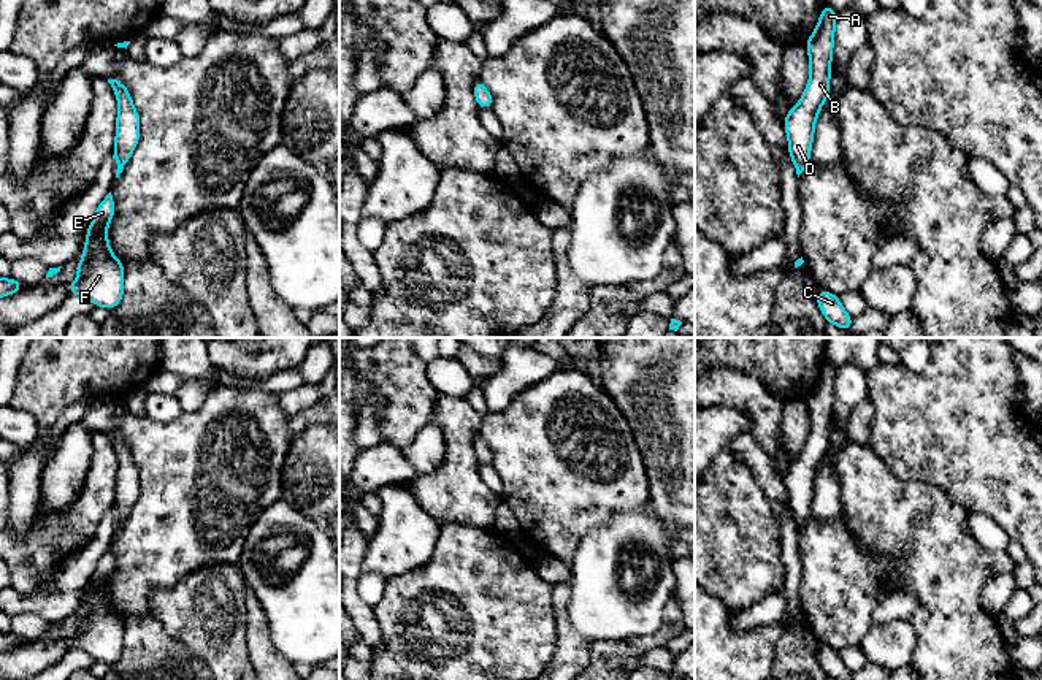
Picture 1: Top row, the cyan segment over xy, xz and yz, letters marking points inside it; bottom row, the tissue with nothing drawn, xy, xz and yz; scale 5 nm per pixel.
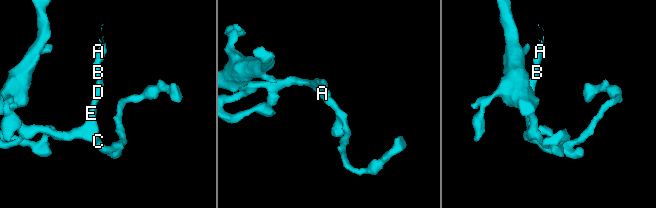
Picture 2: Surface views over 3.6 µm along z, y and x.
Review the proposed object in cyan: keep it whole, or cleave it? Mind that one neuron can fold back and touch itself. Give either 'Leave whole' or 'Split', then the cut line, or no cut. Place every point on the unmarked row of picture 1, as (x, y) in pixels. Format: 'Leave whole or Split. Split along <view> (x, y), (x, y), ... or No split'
Leave whole. No split

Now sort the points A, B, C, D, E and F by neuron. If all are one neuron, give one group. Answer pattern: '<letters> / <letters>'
A B C D E F

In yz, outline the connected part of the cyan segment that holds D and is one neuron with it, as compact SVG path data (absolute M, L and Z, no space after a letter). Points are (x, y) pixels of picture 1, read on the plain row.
M825 360L818 380L806 396L810 417L810 431L806 445L799 458L787 468L783 476L788 491L788 506L798 533L809 518L810 501L814 498L814 482L818 472L818 466L829 447L836 374L837 368Z

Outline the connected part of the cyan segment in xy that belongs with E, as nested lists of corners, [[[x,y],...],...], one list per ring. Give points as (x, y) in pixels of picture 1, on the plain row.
[[[111,547],[98,560],[87,583],[84,612],[78,617],[78,632],[70,639],[70,650],[84,650],[95,661],[116,663],[124,648],[124,620],[108,599],[108,579],[114,571]]]

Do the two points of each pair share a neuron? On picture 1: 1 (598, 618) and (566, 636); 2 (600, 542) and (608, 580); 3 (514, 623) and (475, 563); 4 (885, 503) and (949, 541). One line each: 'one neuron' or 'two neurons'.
1: two neurons
2: one neuron
3: one neuron
4: one neuron

